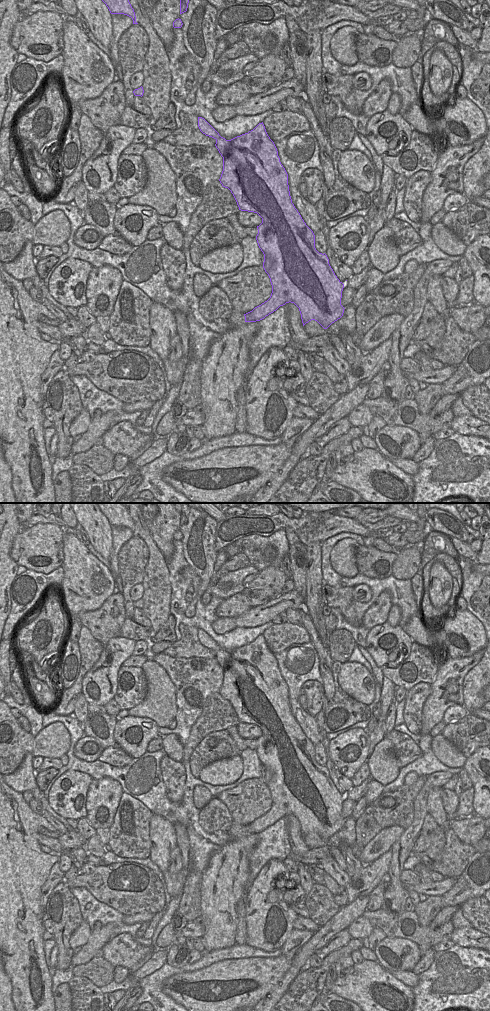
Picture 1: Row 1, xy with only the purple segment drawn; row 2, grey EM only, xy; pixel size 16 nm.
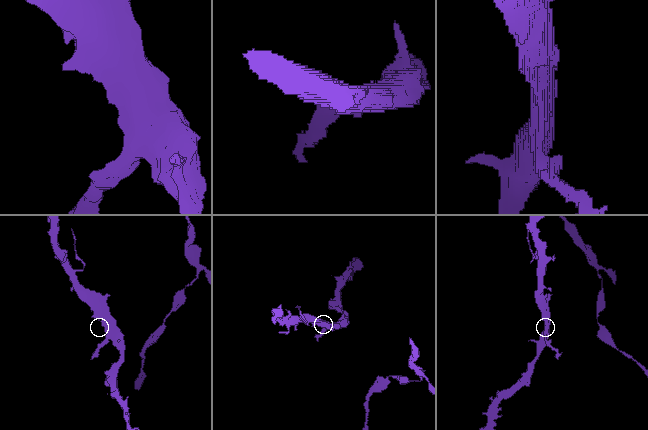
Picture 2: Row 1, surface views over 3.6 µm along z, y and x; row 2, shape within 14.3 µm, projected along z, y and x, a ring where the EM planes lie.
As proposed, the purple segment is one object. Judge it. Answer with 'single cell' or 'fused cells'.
single cell

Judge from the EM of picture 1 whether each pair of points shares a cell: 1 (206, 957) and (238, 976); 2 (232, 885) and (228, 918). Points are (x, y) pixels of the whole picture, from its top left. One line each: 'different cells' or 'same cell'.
1: different cells
2: same cell

